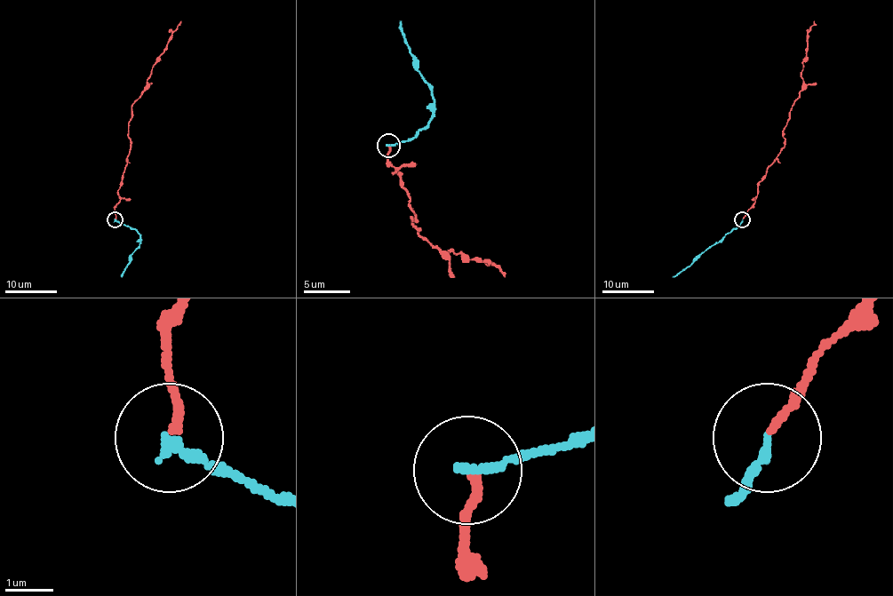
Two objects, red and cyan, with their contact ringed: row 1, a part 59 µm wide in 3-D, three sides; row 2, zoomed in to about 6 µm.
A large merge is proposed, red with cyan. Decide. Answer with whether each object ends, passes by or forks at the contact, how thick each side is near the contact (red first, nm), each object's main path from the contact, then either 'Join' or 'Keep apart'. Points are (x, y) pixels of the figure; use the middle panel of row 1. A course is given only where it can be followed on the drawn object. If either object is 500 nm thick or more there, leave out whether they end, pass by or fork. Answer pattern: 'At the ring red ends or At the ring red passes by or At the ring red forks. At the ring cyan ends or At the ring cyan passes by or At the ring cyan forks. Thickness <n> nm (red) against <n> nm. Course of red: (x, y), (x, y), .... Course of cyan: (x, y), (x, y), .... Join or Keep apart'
At the ring red ends. At the ring cyan ends. Thickness 170 nm (red) against 200 nm. Course of red: (388, 146), (388, 162), (418, 234), (440, 250), (491, 260), (505, 274). Course of cyan: (388, 146), (412, 139), (433, 114), (433, 90), (417, 69), (417, 58), (407, 46), (400, 20). Keep apart

